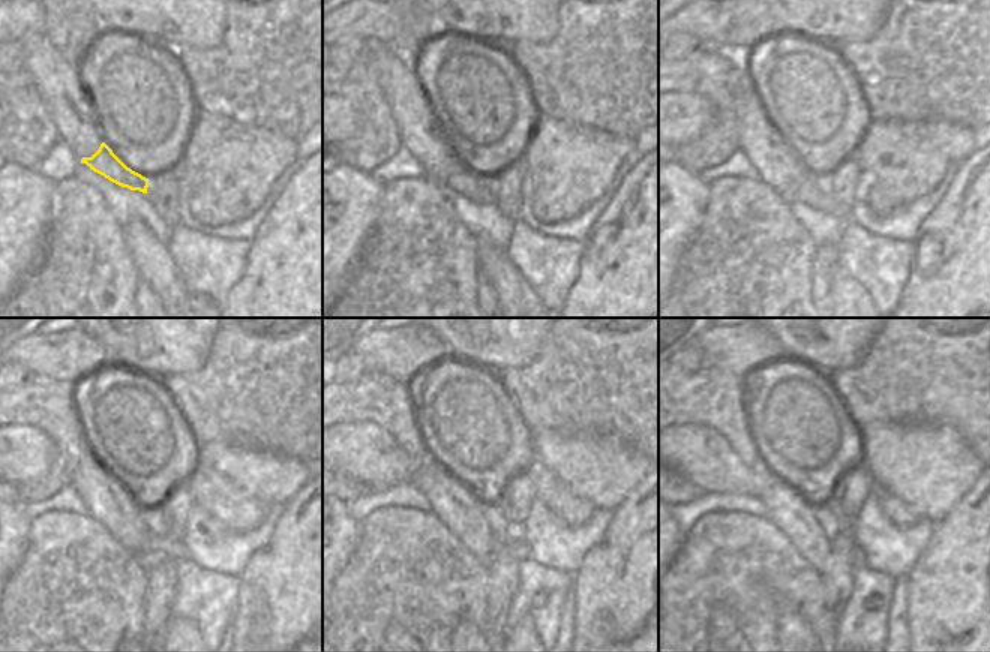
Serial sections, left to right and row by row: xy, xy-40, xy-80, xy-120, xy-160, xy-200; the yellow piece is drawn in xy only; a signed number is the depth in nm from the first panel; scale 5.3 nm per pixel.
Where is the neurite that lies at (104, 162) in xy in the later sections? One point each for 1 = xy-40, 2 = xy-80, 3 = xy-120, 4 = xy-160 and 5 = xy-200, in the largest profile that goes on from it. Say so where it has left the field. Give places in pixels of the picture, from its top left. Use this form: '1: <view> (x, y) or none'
1: xy-40 (474, 188)
2: xy-80 (813, 192)
3: xy-120 (173, 547)
4: xy-160 (518, 547)
5: xy-200 (858, 556)

